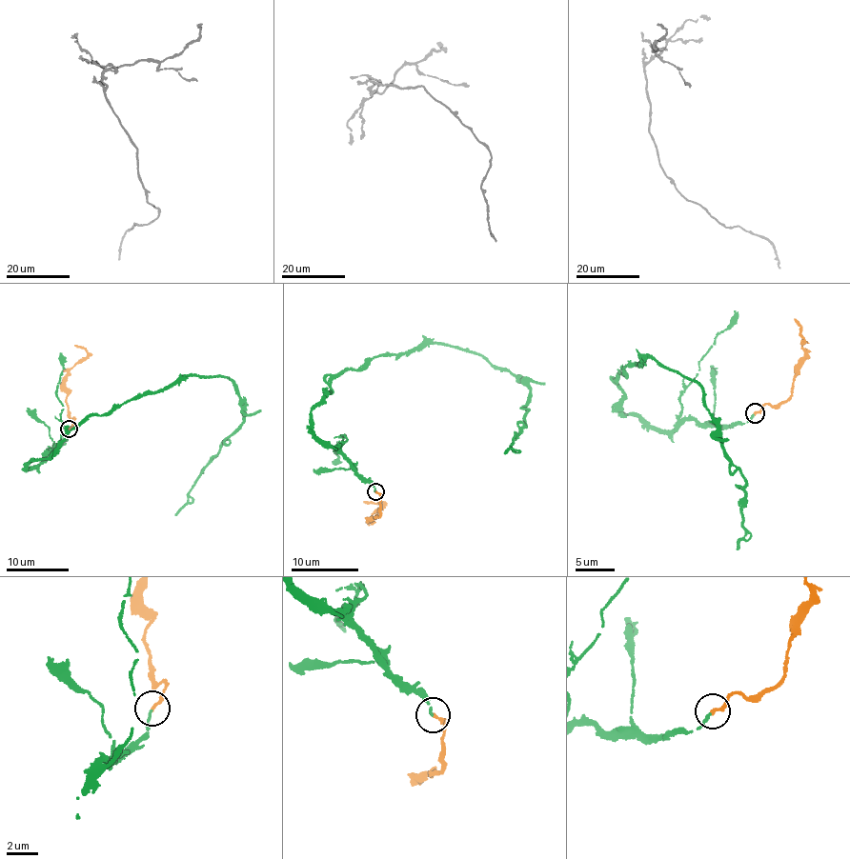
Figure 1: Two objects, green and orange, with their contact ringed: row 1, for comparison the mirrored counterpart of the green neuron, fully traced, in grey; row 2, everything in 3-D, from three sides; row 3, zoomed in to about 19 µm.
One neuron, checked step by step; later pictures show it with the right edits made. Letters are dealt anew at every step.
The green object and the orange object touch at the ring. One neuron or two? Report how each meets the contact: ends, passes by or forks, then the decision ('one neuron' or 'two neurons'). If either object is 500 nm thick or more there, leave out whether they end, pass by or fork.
green ends | orange ends | one neuron

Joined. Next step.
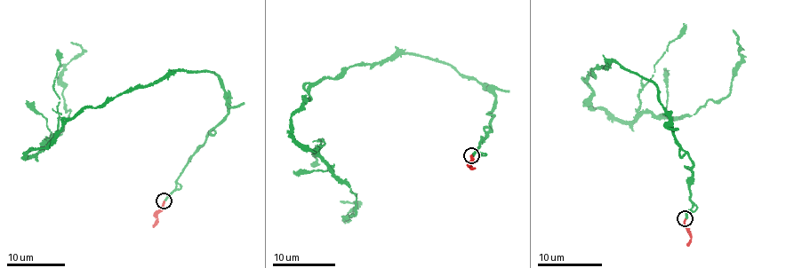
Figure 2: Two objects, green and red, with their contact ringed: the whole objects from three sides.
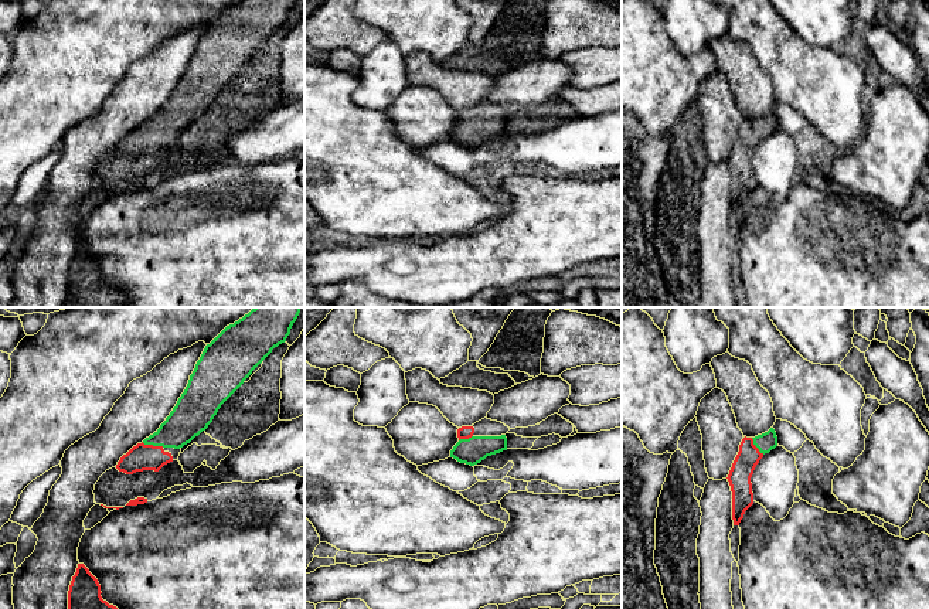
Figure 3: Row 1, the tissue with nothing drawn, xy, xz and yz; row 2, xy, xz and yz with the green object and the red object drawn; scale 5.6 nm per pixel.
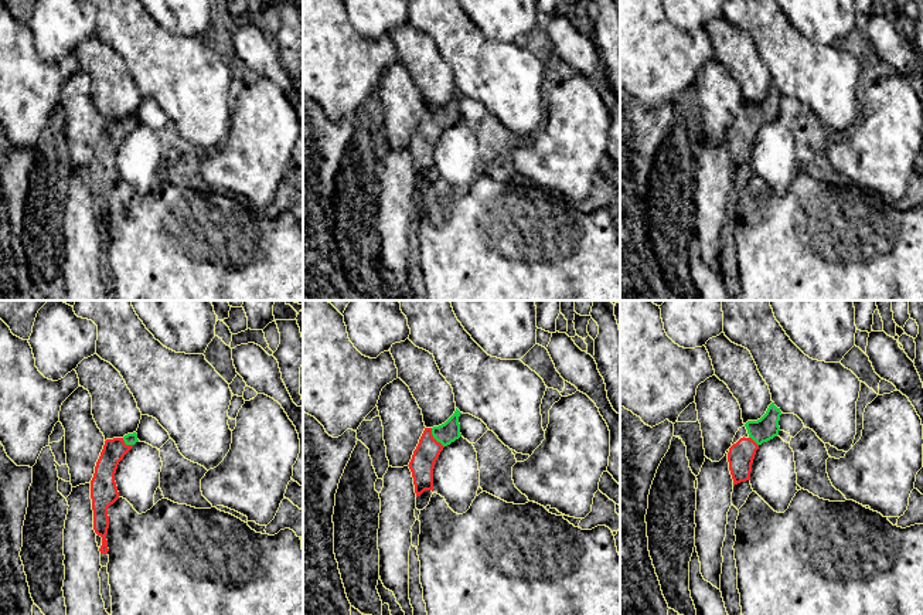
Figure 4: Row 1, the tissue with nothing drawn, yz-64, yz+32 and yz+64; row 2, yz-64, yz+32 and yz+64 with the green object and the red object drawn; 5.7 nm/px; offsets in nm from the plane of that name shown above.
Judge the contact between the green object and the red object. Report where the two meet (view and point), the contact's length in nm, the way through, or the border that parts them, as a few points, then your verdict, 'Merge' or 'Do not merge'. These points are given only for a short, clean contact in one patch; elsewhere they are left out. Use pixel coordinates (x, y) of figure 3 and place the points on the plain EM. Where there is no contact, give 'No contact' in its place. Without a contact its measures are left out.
Touches green at xy (153, 128). Shared border 130 nm. Path across: xy (187, 102), (174, 115), (153, 128), (142, 139). Merge

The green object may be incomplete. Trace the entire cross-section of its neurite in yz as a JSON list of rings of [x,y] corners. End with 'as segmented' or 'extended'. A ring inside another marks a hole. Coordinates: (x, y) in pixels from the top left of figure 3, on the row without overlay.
[[[773,110],[755,120],[743,120],[739,135],[732,146],[728,164],[732,174],[732,203],[739,208],[745,194],[753,187],[751,160],[759,143],[777,129],[777,119]]]; extended

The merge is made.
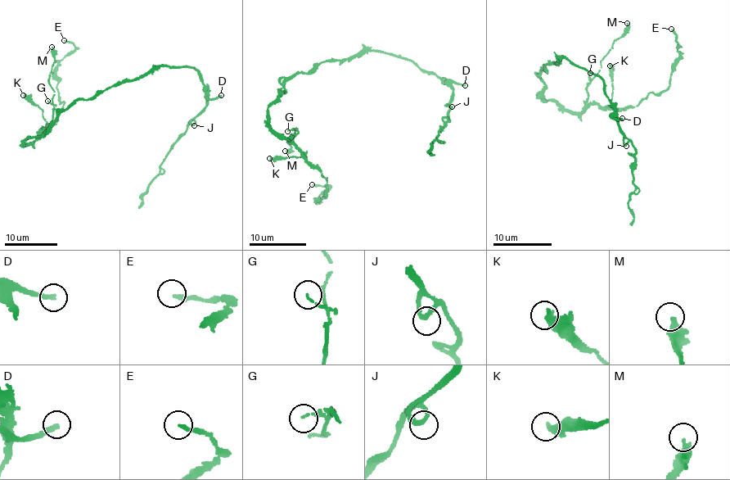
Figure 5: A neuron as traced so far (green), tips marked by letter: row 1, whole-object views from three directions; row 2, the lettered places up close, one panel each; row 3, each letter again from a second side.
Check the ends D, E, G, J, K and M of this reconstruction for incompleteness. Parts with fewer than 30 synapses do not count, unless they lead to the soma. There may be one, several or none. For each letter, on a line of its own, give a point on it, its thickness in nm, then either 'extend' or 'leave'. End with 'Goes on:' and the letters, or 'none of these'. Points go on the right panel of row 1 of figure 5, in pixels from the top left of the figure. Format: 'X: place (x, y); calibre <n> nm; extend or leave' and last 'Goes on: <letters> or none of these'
D: place (622, 118); calibre 240 nm; extend
E: place (671, 29); calibre 180 nm; leave
G: place (590, 73); calibre 90 nm; leave
J: place (626, 146); calibre 180 nm; leave
K: place (610, 65); calibre 440 nm; leave
M: place (627, 23); calibre 400 nm; leave
Goes on: D

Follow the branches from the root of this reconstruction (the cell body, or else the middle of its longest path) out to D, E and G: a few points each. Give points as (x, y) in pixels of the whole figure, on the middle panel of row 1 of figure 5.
D: (319, 63), (353, 58), (365, 52), (380, 50), (409, 59), (425, 72), (434, 74), (443, 83), (465, 85)
E: (319, 63), (287, 78), (268, 108), (270, 127), (326, 179), (324, 198), (316, 198), (327, 187), (312, 184)
G: (319, 63), (287, 78), (284, 92), (268, 108), (270, 127), (287, 138), (298, 130), (287, 131)

